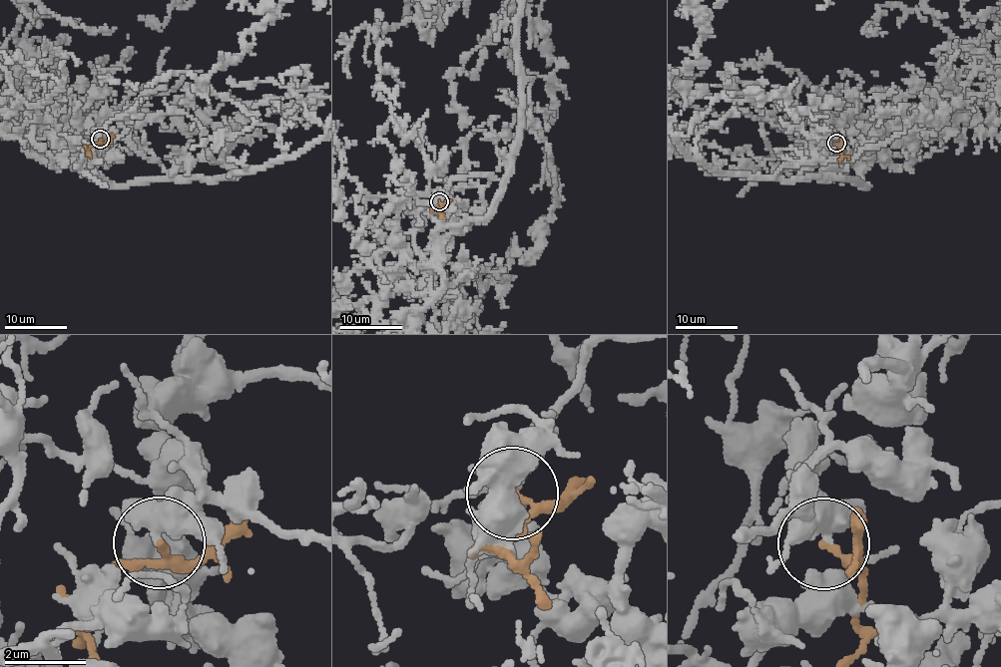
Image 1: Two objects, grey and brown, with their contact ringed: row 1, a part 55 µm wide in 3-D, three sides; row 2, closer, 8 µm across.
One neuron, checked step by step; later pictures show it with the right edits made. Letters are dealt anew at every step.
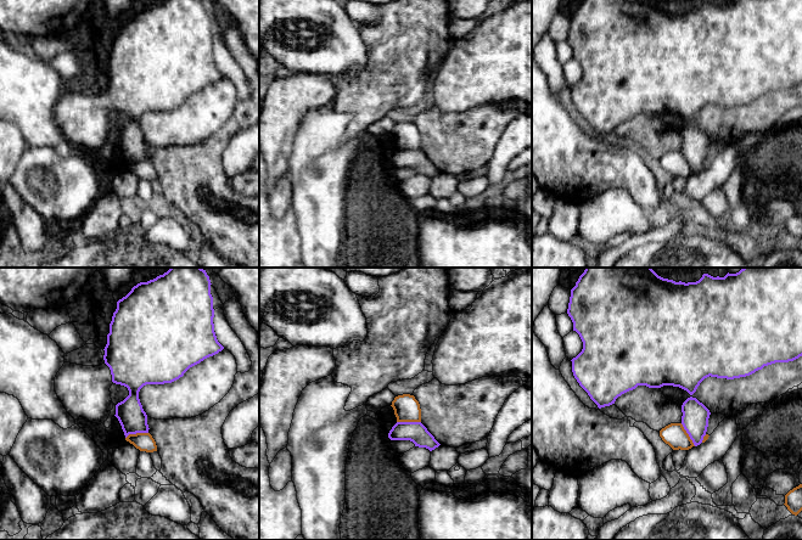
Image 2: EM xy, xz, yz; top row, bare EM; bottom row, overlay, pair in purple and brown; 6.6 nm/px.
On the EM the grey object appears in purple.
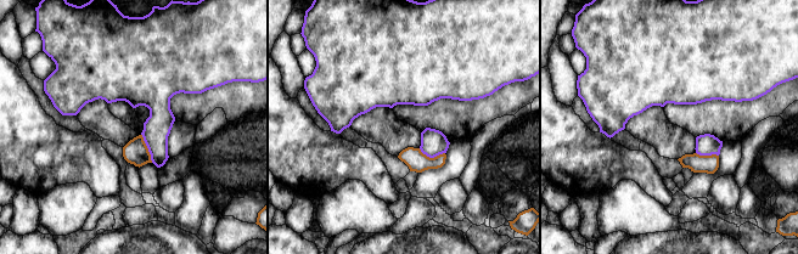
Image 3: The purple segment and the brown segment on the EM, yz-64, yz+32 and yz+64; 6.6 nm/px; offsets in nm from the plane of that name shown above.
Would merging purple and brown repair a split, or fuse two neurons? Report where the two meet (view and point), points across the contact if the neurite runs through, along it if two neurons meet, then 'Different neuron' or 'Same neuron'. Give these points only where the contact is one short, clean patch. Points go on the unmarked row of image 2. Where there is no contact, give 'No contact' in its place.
Touches purple at xz (409, 150). Different neuron

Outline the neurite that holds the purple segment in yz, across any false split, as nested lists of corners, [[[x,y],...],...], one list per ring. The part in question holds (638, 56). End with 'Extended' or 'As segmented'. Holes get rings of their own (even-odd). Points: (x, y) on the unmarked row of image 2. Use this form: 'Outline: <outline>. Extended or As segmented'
Outline: [[[583,0],[571,17],[567,41],[582,69],[582,79],[573,85],[572,100],[579,113],[588,120],[599,136],[615,131],[622,122],[638,113],[661,116],[679,114],[692,123],[707,105],[734,107],[746,105],[775,90],[789,90],[802,84],[802,0],[736,0],[724,5],[703,1],[696,10],[675,10],[656,0]]]. As segmented

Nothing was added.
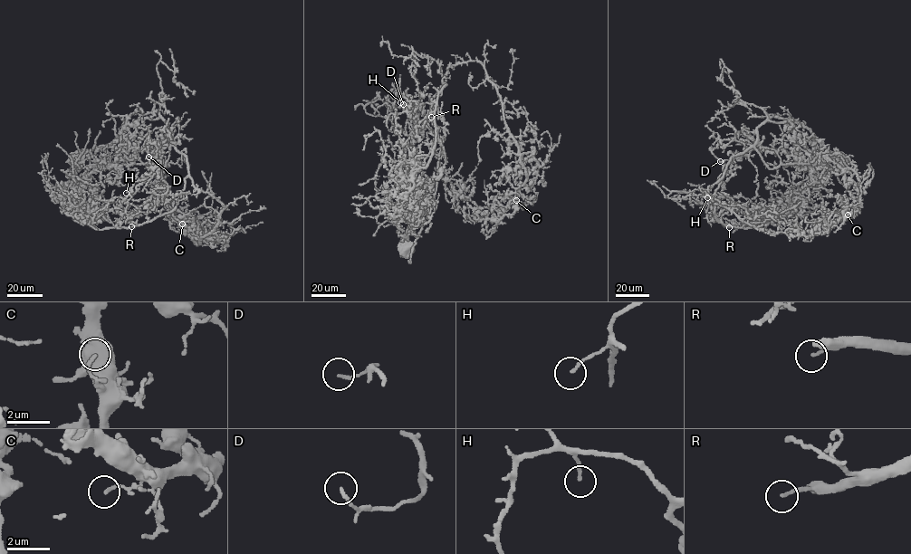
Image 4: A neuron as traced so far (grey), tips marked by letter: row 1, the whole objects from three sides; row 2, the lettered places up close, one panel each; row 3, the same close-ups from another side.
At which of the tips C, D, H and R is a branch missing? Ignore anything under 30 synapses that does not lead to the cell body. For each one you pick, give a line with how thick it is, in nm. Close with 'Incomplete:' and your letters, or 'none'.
R: 130 nm
Incomplete: R

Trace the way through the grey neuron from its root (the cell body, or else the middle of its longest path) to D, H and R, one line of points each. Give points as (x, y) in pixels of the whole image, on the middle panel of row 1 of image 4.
D: (406, 247), (404, 235), (414, 211), (412, 141), (417, 130), (424, 131), (417, 131), (410, 105), (403, 104)
H: (406, 247), (414, 211), (412, 141), (417, 130), (424, 131), (414, 122), (417, 101), (411, 111), (400, 102)
R: (406, 247), (404, 235), (414, 211), (412, 141), (417, 130), (426, 126), (430, 101), (443, 82), (431, 117)

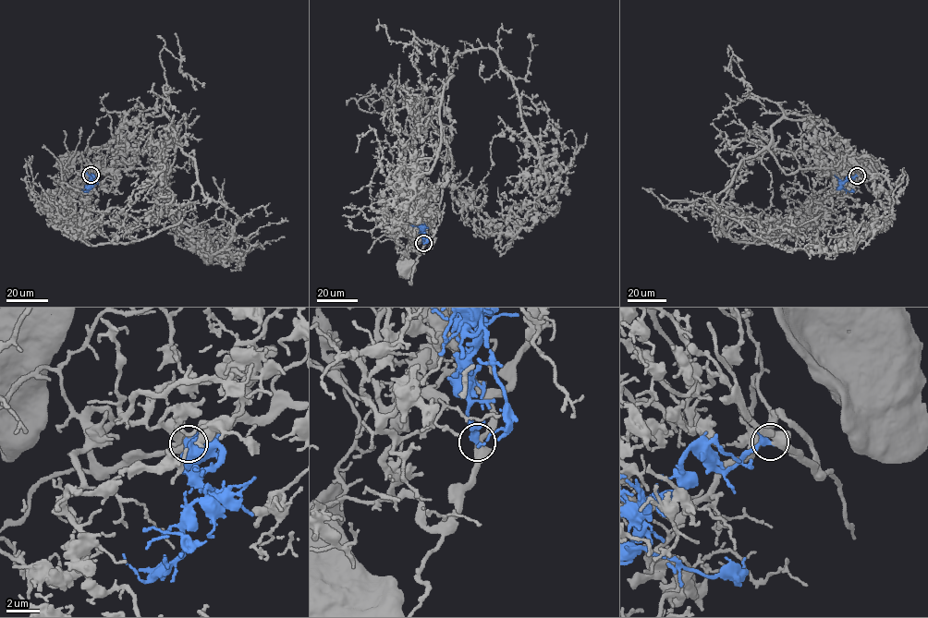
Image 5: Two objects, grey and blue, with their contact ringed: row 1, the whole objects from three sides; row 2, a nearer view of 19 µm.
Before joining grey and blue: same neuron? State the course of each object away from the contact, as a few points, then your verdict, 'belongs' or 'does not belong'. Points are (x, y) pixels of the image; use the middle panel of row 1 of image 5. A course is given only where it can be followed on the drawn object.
grey via (423, 243), (442, 196), (447, 142), (433, 124), (419, 128), (413, 144), (415, 227), (403, 260), (406, 265) | blue via (423, 243), (421, 227), (427, 236), (427, 241), (423, 244) | belongs

